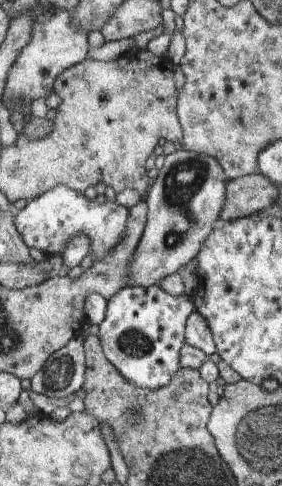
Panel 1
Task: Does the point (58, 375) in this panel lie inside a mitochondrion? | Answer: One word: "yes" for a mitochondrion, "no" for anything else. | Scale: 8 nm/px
yes

